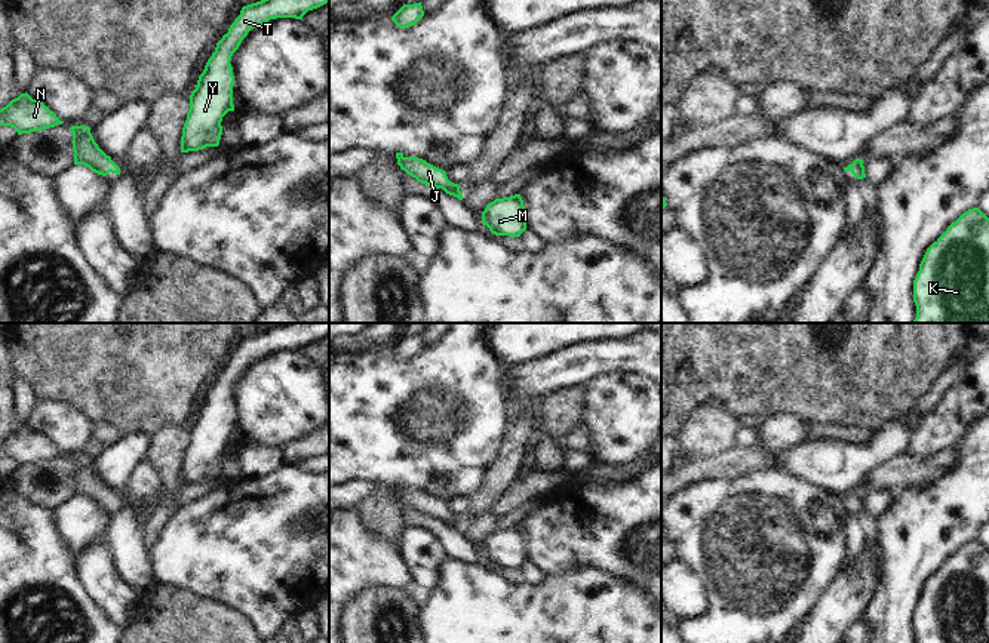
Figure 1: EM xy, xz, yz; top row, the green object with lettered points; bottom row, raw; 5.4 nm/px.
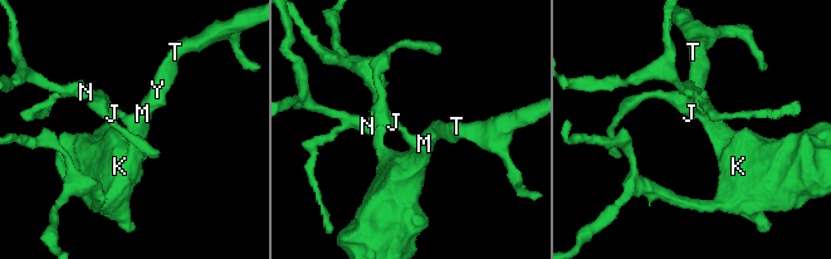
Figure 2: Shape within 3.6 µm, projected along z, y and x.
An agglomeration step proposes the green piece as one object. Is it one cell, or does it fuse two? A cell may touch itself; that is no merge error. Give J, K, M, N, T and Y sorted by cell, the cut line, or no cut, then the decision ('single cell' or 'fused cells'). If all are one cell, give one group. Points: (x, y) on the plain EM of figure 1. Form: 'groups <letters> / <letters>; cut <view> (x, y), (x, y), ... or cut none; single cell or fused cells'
groups J K M N T Y; cut none; single cell

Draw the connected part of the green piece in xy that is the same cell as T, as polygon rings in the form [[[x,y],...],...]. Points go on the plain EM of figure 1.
[[[282,323],[261,333],[243,338],[228,364],[216,375],[197,418],[190,427],[190,442],[182,459],[181,484],[218,479],[222,465],[222,449],[234,443],[233,437],[233,385],[248,364],[270,351],[302,348],[329,335],[329,323]]]

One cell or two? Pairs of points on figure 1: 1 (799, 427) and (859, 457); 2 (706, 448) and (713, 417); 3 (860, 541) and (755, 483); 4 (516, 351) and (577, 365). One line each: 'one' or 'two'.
1: two
2: one
3: two
4: two

